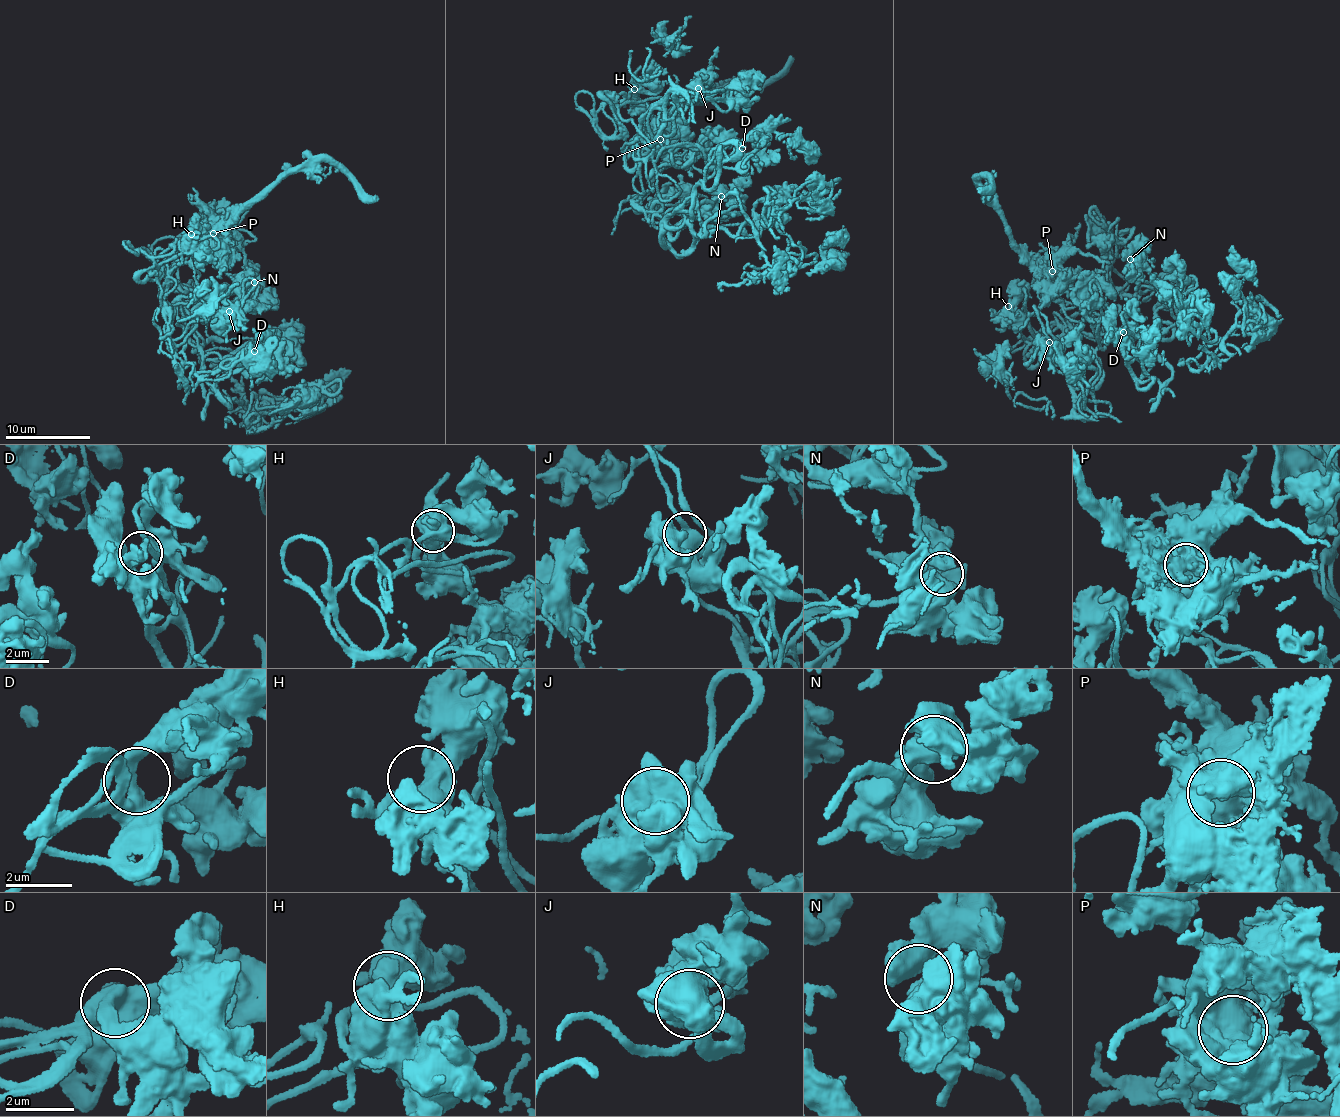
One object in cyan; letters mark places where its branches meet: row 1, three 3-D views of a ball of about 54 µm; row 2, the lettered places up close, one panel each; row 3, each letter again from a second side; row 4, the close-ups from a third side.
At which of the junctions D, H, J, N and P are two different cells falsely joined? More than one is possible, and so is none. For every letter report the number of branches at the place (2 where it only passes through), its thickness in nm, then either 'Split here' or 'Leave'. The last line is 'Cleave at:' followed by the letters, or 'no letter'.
D: Branches: 3. Thickness 320 nm. Leave
H: Branches: 2. Thickness 650 nm. Leave
J: Branches: 3. Thickness 600 nm. Leave
N: Branches: 2. Thickness 650 nm. Leave
P: Branches: 1. Thickness 1400 nm. Split here
Cleave at: P

